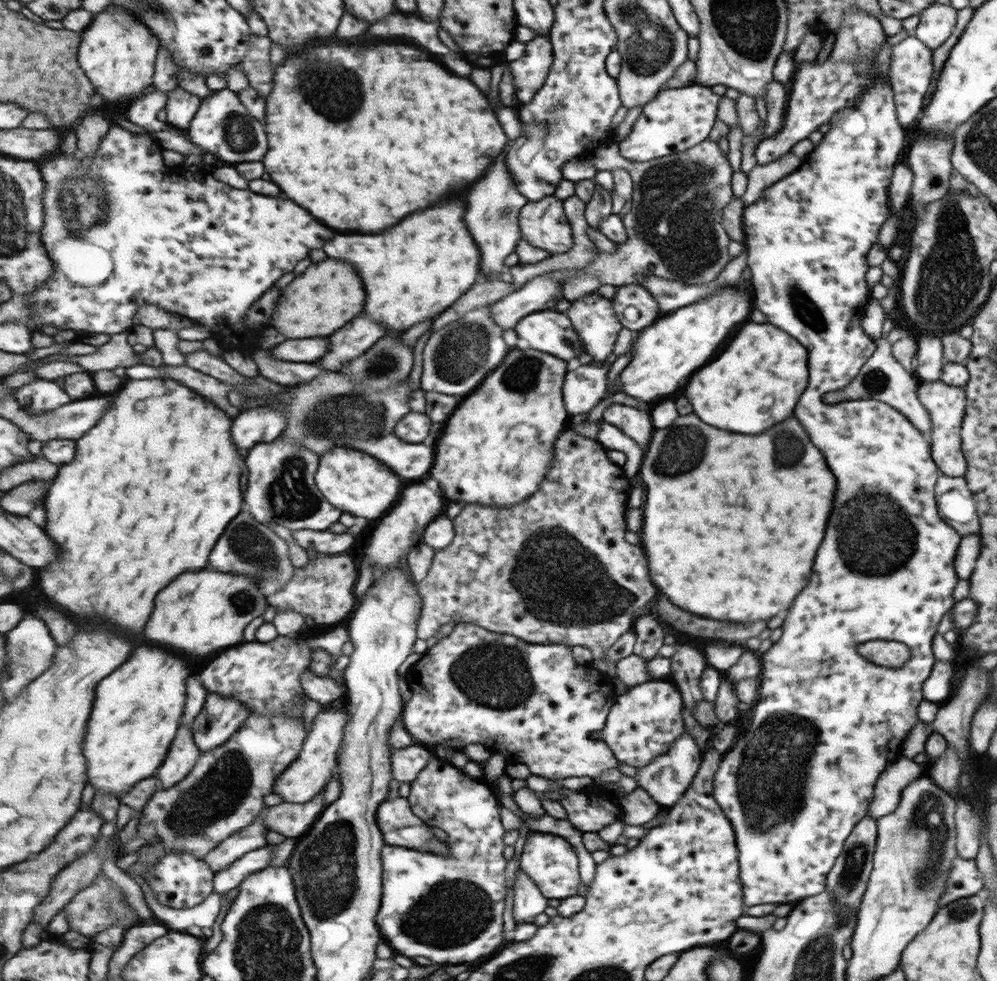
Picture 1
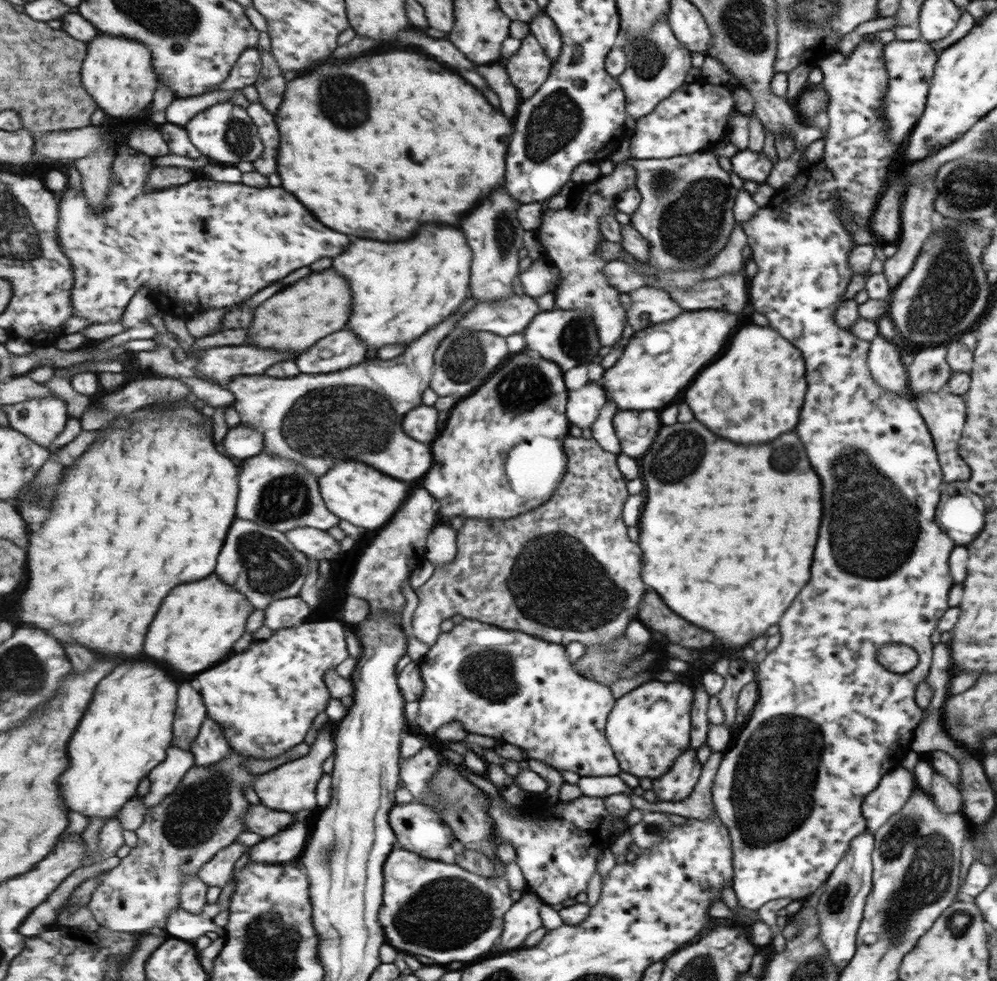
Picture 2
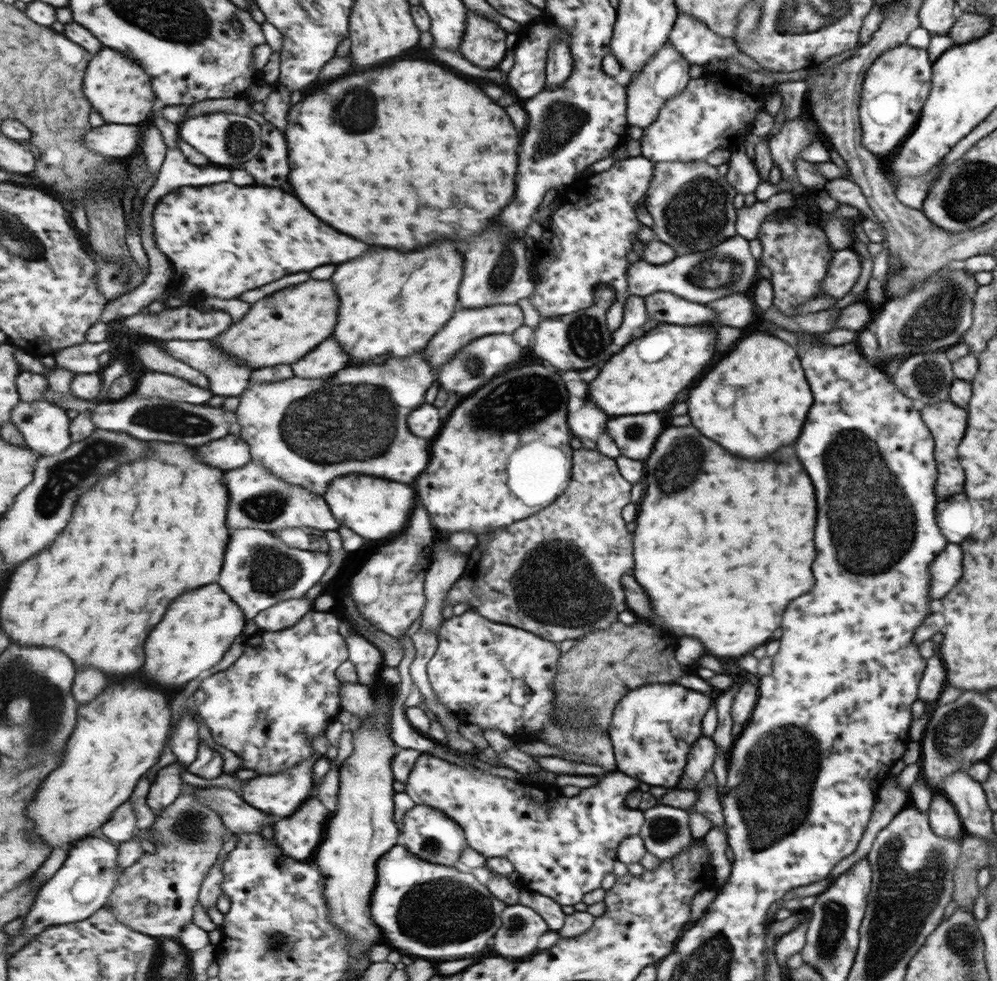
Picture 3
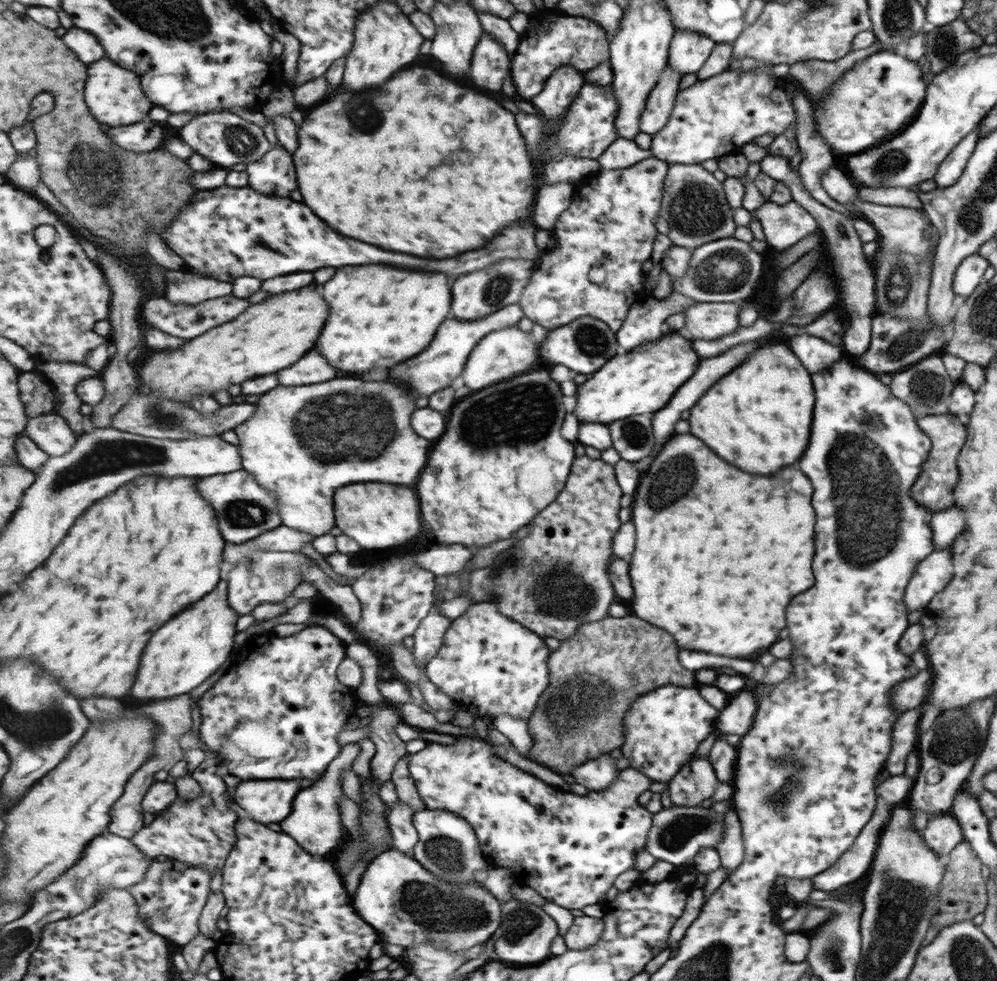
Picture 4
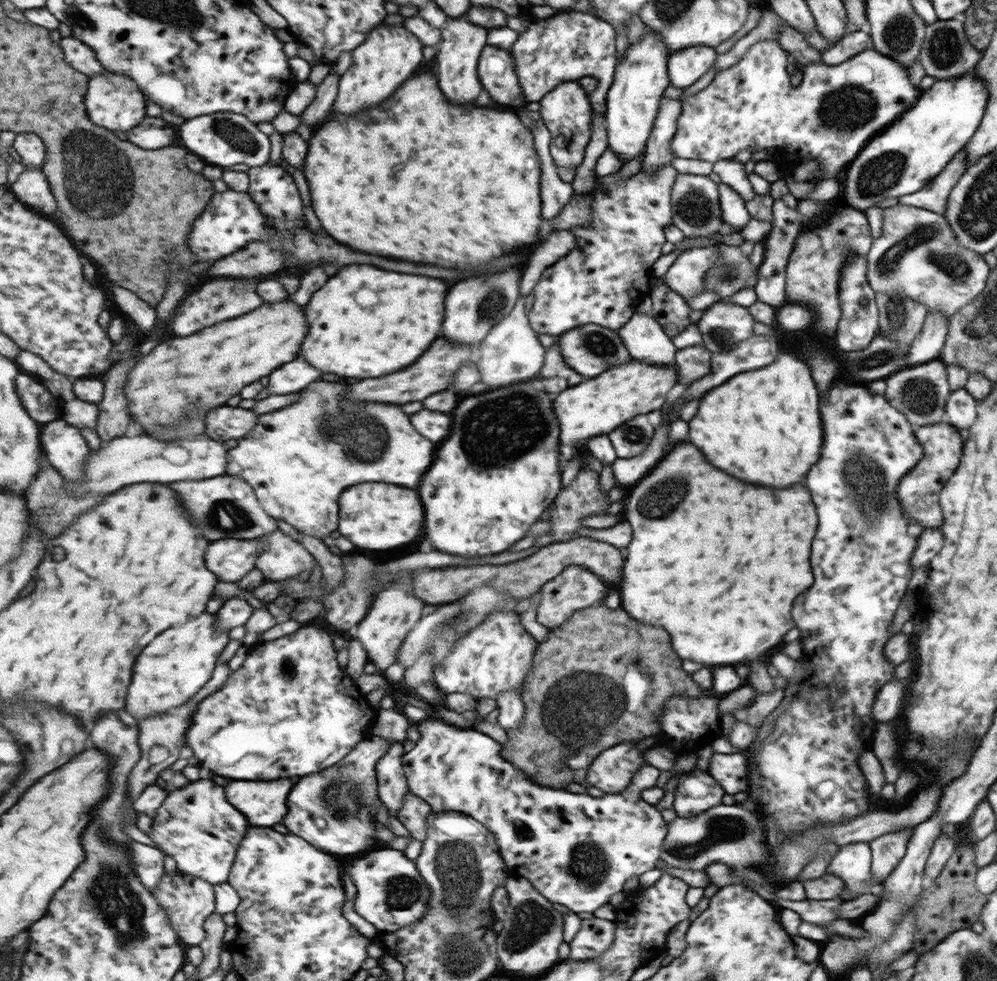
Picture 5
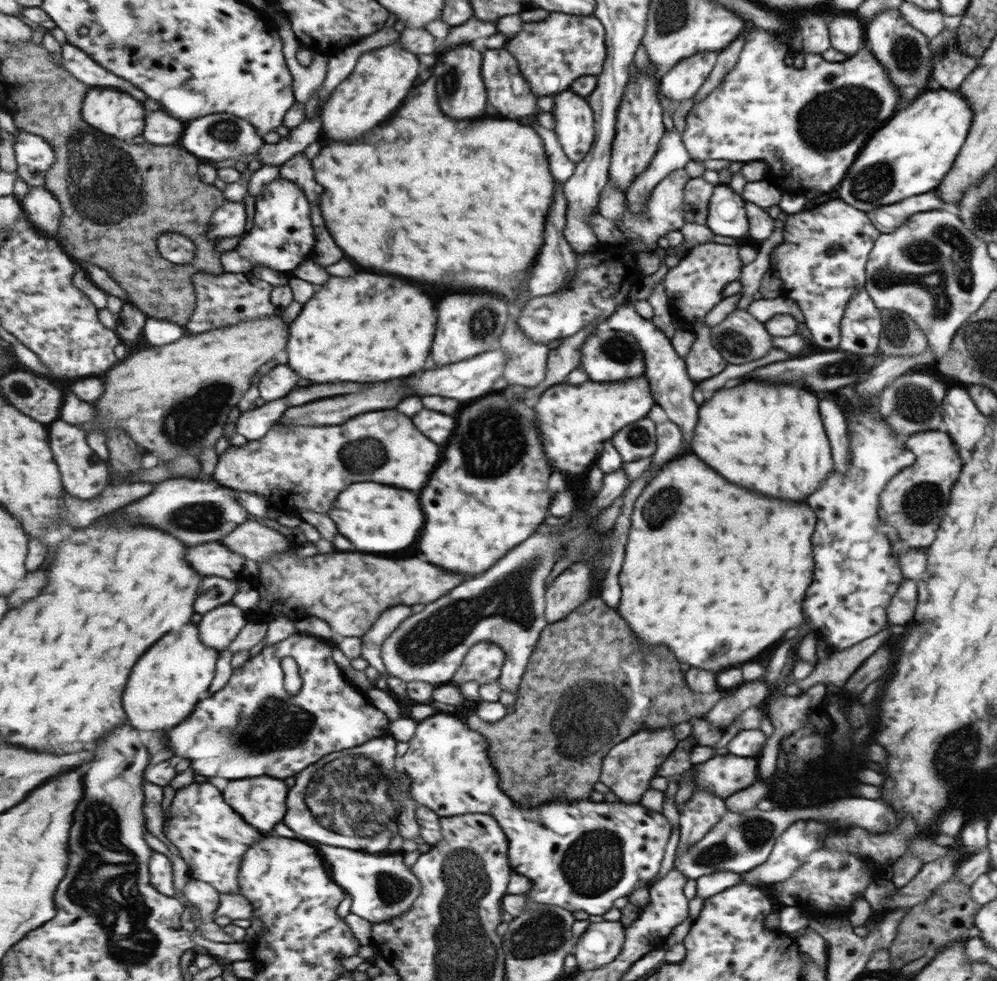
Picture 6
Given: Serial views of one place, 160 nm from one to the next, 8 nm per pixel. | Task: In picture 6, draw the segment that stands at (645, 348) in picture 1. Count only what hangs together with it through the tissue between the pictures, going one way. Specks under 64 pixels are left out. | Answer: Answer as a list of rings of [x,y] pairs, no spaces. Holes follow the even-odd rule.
[[[645,376],[605,384],[583,382],[569,386],[562,383],[549,388],[537,404],[537,416],[541,420],[541,432],[545,432],[545,448],[549,448],[546,453],[552,472],[564,472],[566,483],[579,480],[579,476],[594,464],[599,442],[609,440],[617,430],[629,422],[635,423],[651,410],[651,390]]]

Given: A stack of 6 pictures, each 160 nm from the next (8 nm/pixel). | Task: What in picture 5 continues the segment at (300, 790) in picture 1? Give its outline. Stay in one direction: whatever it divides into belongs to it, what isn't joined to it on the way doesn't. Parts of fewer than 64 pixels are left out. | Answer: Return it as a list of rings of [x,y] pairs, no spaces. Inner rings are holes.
[[[235,780],[227,786],[229,792],[229,802],[233,800],[233,804],[237,804],[237,808],[249,816],[249,822],[255,826],[275,826],[279,822],[283,822],[283,818],[287,816],[287,798],[293,790],[293,782],[291,780],[271,780],[269,784],[265,780]]]

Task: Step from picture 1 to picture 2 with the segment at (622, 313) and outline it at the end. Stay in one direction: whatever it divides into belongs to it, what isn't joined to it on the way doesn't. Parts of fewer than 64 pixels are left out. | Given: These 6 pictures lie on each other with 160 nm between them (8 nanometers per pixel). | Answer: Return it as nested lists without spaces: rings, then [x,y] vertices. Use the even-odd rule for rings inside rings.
[[[653,286],[636,288],[627,293],[629,304],[625,310],[626,324],[634,332],[648,325],[664,323],[677,318],[683,310],[667,292]]]

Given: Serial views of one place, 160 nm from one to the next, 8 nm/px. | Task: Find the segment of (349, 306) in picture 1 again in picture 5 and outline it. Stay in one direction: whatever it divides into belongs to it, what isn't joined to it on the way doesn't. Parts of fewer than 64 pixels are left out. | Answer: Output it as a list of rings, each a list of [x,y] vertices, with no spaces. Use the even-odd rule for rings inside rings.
[[[291,300],[263,303],[253,312],[218,322],[187,338],[159,344],[129,374],[130,413],[161,440],[205,434],[207,410],[227,404],[243,388],[293,362],[309,334],[305,308]],[[165,376],[165,378],[155,378]],[[147,410],[147,414],[145,414]]]

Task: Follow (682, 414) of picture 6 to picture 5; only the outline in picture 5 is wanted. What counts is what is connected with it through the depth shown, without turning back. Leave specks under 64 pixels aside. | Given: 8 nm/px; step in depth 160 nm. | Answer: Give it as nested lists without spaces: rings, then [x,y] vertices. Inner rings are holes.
[[[633,313],[616,330],[621,334],[624,347],[629,350],[630,358],[645,364],[674,364],[676,348],[657,321],[648,313]]]

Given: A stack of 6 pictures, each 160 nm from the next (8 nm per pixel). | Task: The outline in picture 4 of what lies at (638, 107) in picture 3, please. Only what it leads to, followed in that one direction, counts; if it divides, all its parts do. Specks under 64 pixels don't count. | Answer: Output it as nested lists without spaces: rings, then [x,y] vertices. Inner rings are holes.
[[[665,68],[665,72],[660,73],[661,80],[657,79],[657,88],[653,88],[653,96],[649,96],[649,104],[645,104],[645,112],[641,114],[640,132],[650,136],[667,124],[679,84],[680,72],[677,69]]]

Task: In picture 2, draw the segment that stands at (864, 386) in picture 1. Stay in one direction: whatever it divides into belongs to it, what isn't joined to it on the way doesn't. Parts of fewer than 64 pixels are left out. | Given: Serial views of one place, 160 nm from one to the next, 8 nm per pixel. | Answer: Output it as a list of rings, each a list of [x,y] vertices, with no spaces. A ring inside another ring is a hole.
[[[877,334],[869,342],[865,365],[873,383],[893,394],[912,397],[905,386],[907,375],[899,361],[900,356],[896,344]]]

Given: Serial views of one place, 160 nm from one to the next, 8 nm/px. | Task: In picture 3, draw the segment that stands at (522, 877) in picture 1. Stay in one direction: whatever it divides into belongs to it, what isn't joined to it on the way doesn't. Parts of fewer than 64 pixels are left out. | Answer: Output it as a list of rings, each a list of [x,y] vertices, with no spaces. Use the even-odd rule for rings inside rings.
[[[508,905],[502,915],[502,925],[494,939],[494,950],[496,954],[507,958],[529,958],[539,951],[539,939],[546,932],[551,931],[548,922],[540,913],[535,912],[533,908],[523,905]]]

